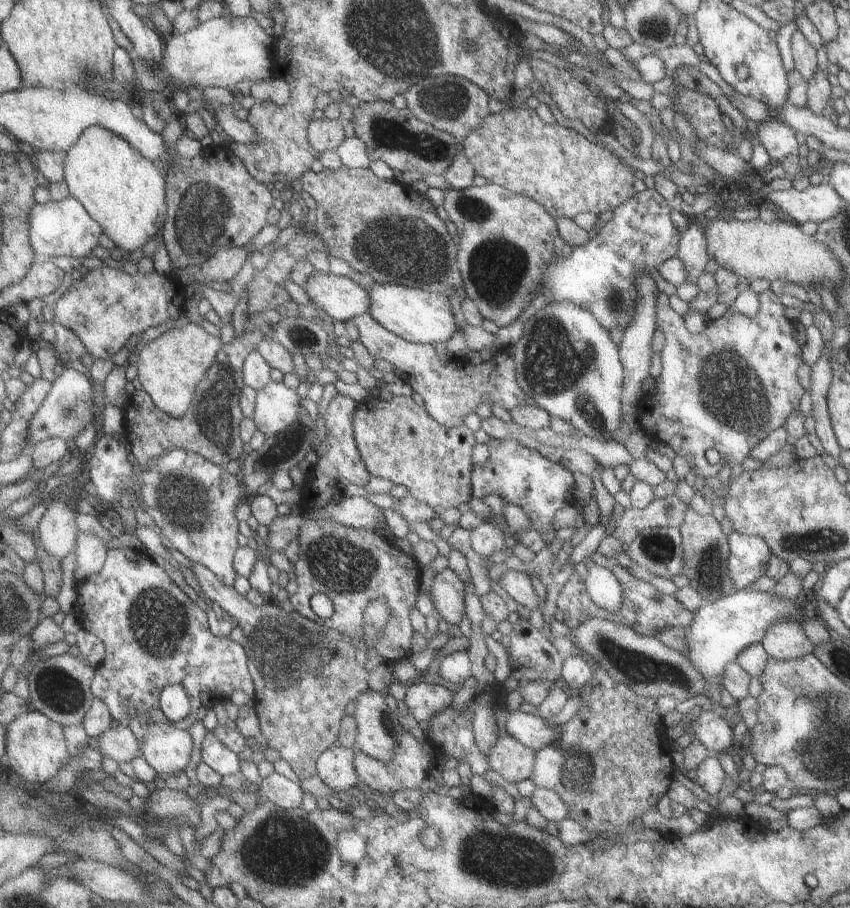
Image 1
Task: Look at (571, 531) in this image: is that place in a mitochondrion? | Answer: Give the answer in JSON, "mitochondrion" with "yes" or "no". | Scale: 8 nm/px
{"mitochondrion":"no"}

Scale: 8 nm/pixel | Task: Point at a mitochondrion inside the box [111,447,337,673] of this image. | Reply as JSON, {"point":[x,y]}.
{"point":[181,499]}

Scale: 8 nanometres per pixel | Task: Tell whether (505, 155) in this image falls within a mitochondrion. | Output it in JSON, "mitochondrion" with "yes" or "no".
{"mitochondrion":"no"}

